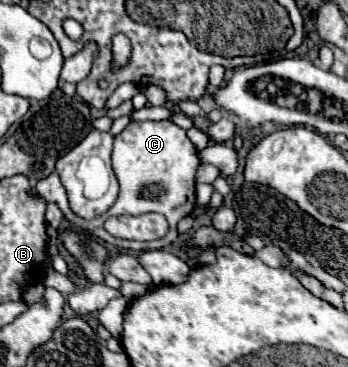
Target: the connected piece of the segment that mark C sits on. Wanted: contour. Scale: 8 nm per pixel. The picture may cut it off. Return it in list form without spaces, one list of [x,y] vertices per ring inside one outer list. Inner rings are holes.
[[[146,120],[146,122],[132,122],[114,140],[112,168],[114,168],[114,174],[116,174],[116,178],[120,182],[120,196],[106,214],[102,214],[98,218],[92,218],[92,220],[78,218],[68,206],[68,196],[66,196],[66,190],[64,190],[62,182],[54,182],[54,174],[40,180],[36,184],[36,188],[38,188],[38,192],[40,192],[40,196],[44,200],[56,202],[60,206],[60,210],[64,212],[64,216],[72,224],[76,224],[76,226],[80,226],[84,230],[90,230],[92,234],[96,234],[98,238],[102,238],[102,240],[106,240],[110,244],[116,244],[120,248],[130,248],[130,250],[162,250],[162,248],[170,246],[178,238],[176,224],[184,216],[188,216],[196,206],[196,170],[198,170],[198,166],[200,166],[200,156],[198,156],[196,146],[186,136],[186,130],[182,130],[180,126],[176,126],[170,120],[166,120],[166,122]],[[154,184],[164,188],[164,194],[160,194],[158,200],[148,200],[148,198],[138,196],[138,192],[142,188],[154,186]],[[146,212],[158,212],[168,220],[170,228],[168,228],[166,236],[162,236],[158,240],[150,240],[150,242],[134,242],[134,240],[114,238],[104,230],[104,222],[110,216],[140,216],[140,214],[146,214]]]

